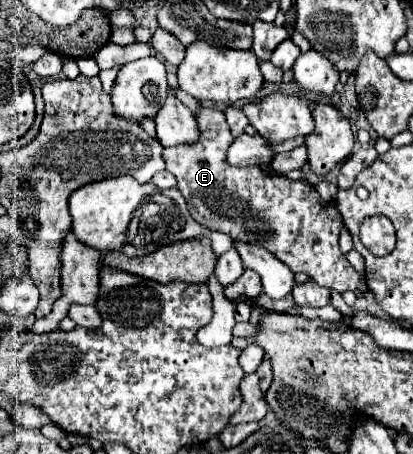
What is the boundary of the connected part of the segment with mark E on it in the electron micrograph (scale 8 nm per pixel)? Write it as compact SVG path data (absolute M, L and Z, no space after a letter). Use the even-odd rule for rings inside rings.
M201 106L199 112L195 112L195 120L199 124L201 138L191 144L177 144L163 152L163 160L167 164L167 170L177 178L177 188L183 194L191 218L205 226L207 230L217 230L233 238L233 242L241 244L255 244L263 246L271 254L275 254L277 260L281 260L285 266L291 268L291 272L307 274L313 282L319 286L327 286L335 292L353 290L359 294L359 284L363 282L363 274L355 272L351 264L347 262L345 254L339 248L339 232L341 232L341 216L337 214L337 208L333 202L325 202L315 186L307 182L293 182L283 176L267 176L261 168L237 168L227 162L227 150L233 144L233 134L229 130L229 124L225 122L225 114L217 108L205 108Z

